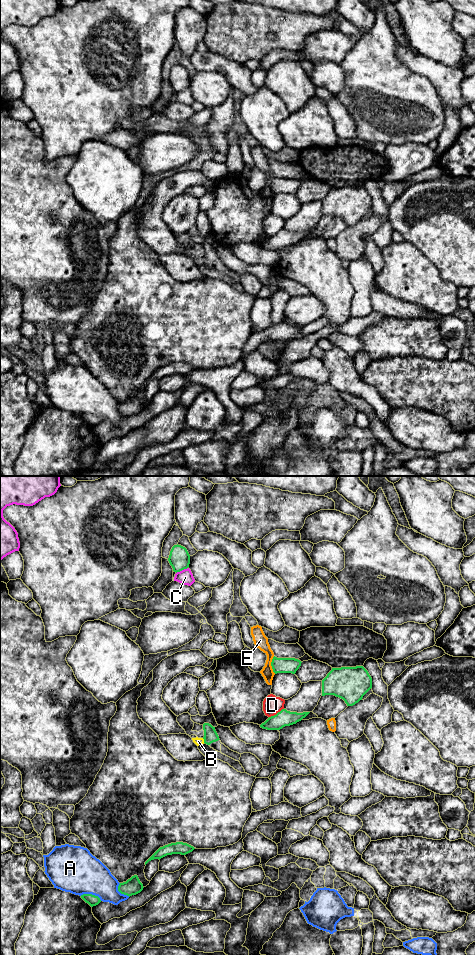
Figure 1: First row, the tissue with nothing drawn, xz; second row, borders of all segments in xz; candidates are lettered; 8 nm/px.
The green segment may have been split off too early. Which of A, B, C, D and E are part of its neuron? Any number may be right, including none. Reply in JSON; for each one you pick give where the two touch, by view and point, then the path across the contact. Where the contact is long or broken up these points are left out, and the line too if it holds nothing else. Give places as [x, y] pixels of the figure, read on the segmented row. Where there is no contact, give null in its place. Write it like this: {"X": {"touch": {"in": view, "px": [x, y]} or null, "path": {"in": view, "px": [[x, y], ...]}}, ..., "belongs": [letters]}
{"B": {"touch": {"in": "xz", "px": [204, 740]}, "path": {"in": "xz", "px": [[210, 735], [204, 740], [198, 741]]}}, "belongs": ["B"]}

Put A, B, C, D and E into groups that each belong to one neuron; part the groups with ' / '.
A / B / C / D / E

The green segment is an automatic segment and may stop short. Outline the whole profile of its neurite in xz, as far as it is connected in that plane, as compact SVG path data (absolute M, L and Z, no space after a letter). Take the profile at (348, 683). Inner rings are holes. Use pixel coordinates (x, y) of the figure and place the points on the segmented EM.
M363 666L332 668L322 680L322 696L334 695L353 706L372 688L372 678Z

